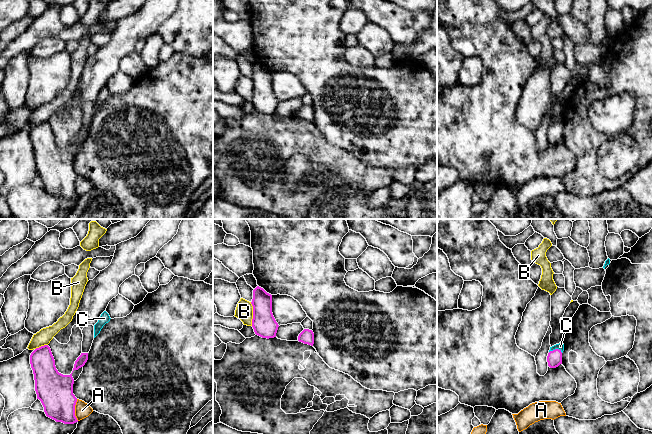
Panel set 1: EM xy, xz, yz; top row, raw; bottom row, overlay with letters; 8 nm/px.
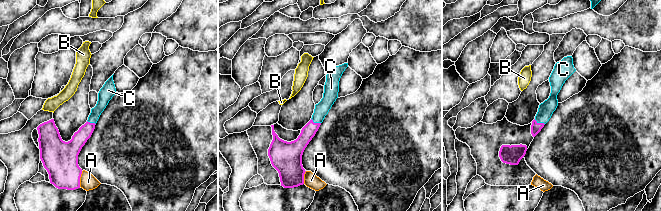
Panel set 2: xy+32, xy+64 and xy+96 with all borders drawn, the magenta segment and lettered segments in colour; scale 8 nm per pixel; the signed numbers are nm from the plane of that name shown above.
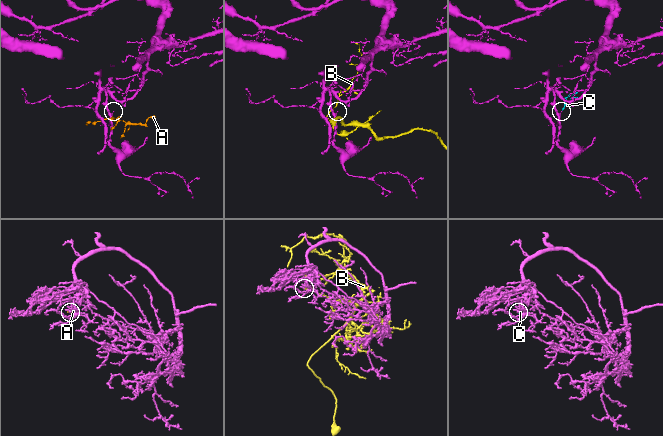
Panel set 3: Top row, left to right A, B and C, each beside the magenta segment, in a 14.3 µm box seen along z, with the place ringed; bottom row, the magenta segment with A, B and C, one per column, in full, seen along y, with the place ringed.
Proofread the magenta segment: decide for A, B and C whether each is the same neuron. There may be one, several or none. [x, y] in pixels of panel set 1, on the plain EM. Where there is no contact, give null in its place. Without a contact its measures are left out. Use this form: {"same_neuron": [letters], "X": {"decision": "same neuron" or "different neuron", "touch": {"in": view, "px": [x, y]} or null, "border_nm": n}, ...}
{"same_neuron": ["C"], "A": {"decision": "different neuron", "touch": {"in": "xy", "px": [74, 186]}, "border_nm": 180}, "B": {"decision": "different neuron", "touch": {"in": "xz", "px": [253, 90]}, "border_nm": 190}, "C": {"decision": "same neuron", "touch": {"in": "yz", "px": [556, 125]}, "border_nm": 110}}

